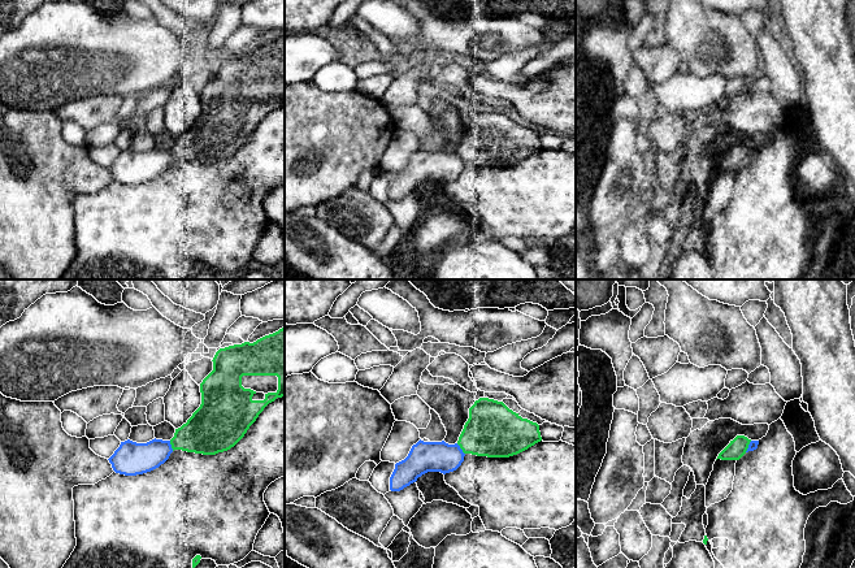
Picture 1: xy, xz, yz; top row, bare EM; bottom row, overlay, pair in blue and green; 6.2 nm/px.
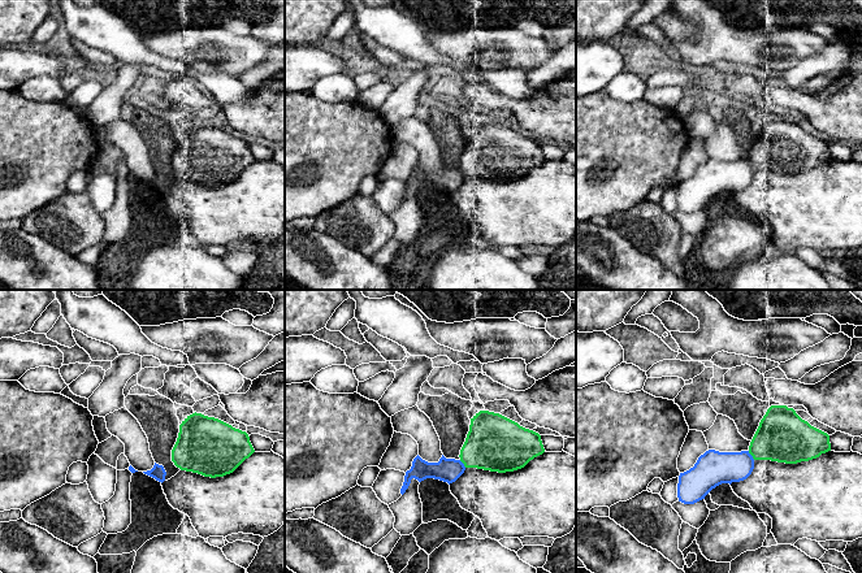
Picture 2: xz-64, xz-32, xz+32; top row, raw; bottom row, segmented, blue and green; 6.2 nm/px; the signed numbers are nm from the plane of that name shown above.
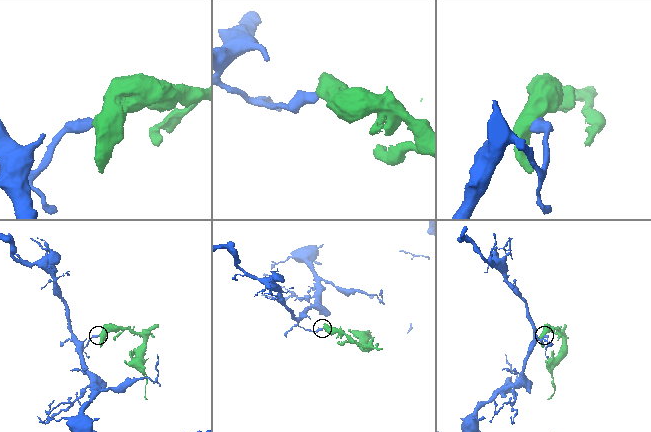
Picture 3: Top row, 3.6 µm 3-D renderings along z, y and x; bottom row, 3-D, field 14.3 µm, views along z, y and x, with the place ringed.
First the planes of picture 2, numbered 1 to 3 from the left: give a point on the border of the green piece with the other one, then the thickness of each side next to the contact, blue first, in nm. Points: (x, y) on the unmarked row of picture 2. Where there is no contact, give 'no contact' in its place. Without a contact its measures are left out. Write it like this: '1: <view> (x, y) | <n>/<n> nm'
1: no contact
2: xz-32 (463, 173) | 150/340 nm
3: xz+32 (750, 164) | 220/320 nm

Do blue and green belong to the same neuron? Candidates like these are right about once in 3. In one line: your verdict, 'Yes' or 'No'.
No

